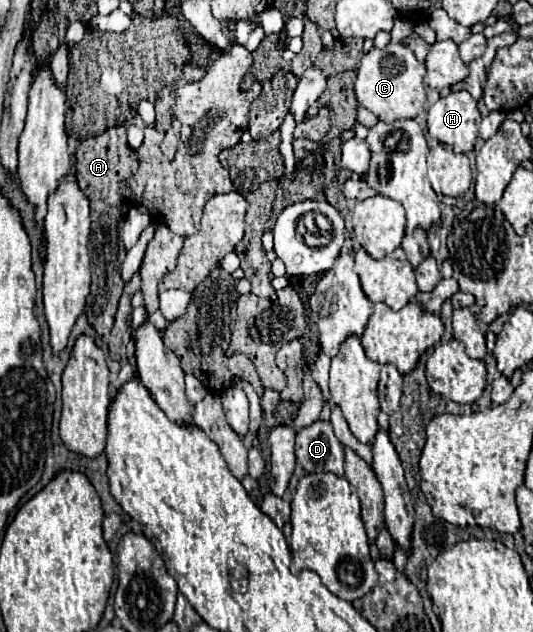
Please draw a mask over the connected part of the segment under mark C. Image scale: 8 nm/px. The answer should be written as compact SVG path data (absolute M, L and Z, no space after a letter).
M389 43L385 49L373 47L363 55L361 65L357 69L355 95L361 107L373 111L385 123L393 123L395 119L417 117L425 105L425 87L423 77L427 69L417 61L413 51L405 43Z

